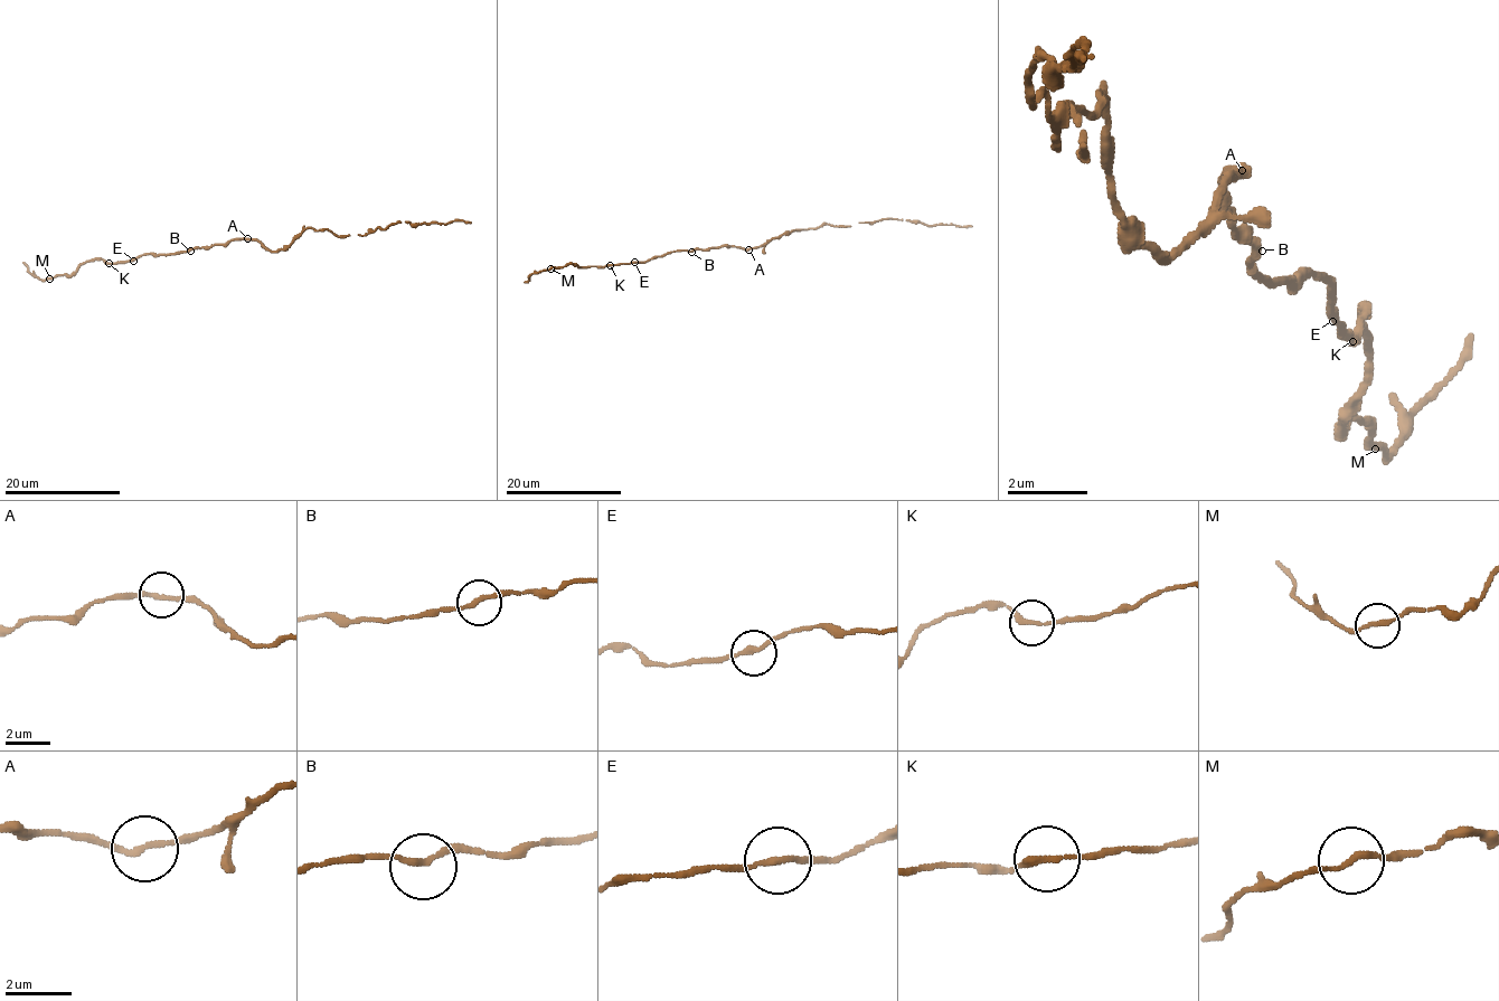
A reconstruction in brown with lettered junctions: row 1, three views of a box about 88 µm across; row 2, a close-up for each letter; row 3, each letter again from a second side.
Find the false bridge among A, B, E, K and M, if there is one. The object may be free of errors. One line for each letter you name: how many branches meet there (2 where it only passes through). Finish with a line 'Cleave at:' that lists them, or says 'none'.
Cleave at: none

